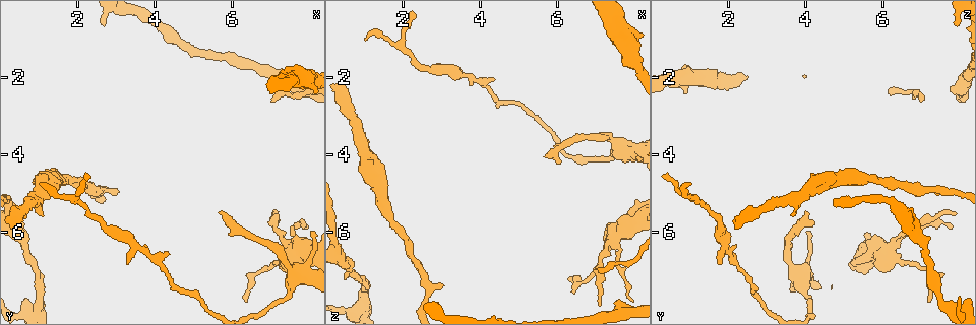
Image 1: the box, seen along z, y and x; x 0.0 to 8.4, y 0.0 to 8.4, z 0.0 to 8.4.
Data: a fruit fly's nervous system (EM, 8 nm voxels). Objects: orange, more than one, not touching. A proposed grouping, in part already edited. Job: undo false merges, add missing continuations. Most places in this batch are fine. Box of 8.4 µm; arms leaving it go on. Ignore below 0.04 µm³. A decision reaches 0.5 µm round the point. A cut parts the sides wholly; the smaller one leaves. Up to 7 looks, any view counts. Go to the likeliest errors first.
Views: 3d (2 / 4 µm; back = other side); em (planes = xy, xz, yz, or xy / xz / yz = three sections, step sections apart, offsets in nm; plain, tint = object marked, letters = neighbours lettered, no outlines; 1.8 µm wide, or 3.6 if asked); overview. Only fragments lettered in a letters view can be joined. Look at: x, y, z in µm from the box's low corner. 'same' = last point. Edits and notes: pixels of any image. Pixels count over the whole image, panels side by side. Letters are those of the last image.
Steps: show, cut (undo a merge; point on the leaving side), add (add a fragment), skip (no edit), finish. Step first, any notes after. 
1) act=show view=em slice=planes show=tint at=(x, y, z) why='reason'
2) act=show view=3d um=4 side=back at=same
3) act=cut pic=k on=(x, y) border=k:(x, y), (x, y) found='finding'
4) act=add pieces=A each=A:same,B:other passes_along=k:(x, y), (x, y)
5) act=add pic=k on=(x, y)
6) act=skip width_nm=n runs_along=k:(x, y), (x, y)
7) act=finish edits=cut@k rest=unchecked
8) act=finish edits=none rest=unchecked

act=show view=3d um=2 at=(5.65, 5.55, 4.05) why='an open end'

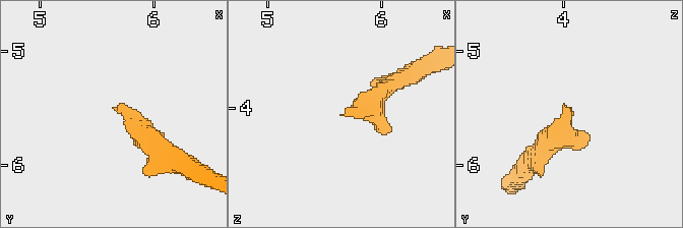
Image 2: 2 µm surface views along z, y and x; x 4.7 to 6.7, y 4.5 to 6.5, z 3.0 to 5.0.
act=show view=em um=3.6 slice=yz step=8 show=tint at=(5.70, 5.52, 4.06)

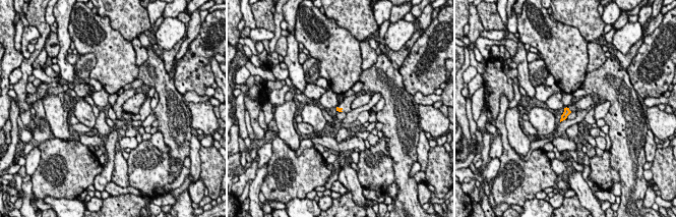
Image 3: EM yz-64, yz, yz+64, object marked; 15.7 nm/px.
act=show view=em um=3.6 slice=planes show=letters at=same why='cut it another way'

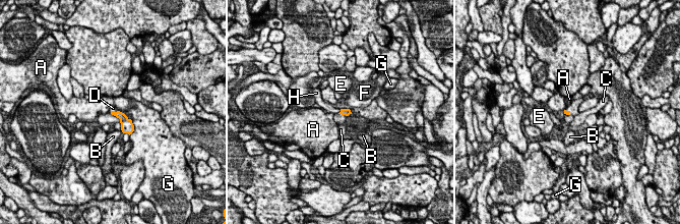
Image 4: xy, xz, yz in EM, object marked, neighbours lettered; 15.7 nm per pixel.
act=add pieces=D each=A:other,B:other,C:other,D:same,E:other,F:other,G:other,H:other passes_along=4:(125, 122), (114, 111), (113, 108) found='the cell continues'

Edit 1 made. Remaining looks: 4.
act=show view=em slice=xz step=4 show=tint at=(3.30, 6.80, 1.75)

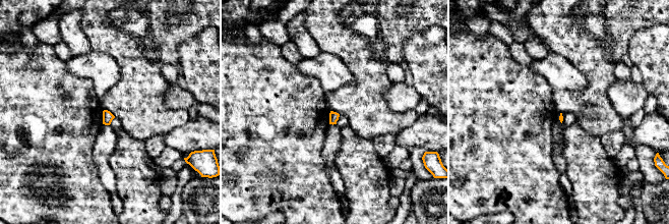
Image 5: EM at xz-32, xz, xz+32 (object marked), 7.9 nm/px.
act=show view=em slice=planes show=letters at=same why='another direction'

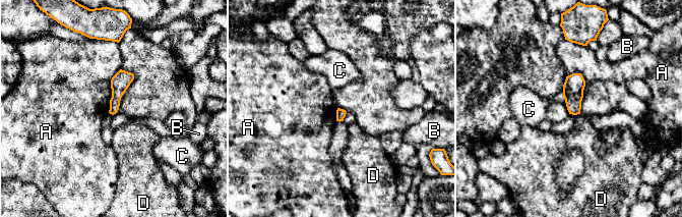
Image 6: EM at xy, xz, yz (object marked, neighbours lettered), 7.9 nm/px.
act=skip each=A:other,B:other,C:other,D:other border=6:(120, 68), (111, 79), (108, 112) found='none of them fits'

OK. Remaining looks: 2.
act=show view=em um=3.6 slice=planes show=letters at=(7.15, 5.60, 7.95)

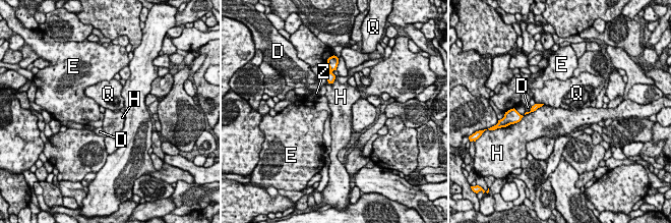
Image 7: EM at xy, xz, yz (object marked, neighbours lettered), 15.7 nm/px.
act=skip each=D:other,E:other,H:other,Q:other,Z:other border=7:(543, 104), (528, 114) found='none of them fits'

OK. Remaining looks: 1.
act=finish edits=add@4 rest=unchecked

